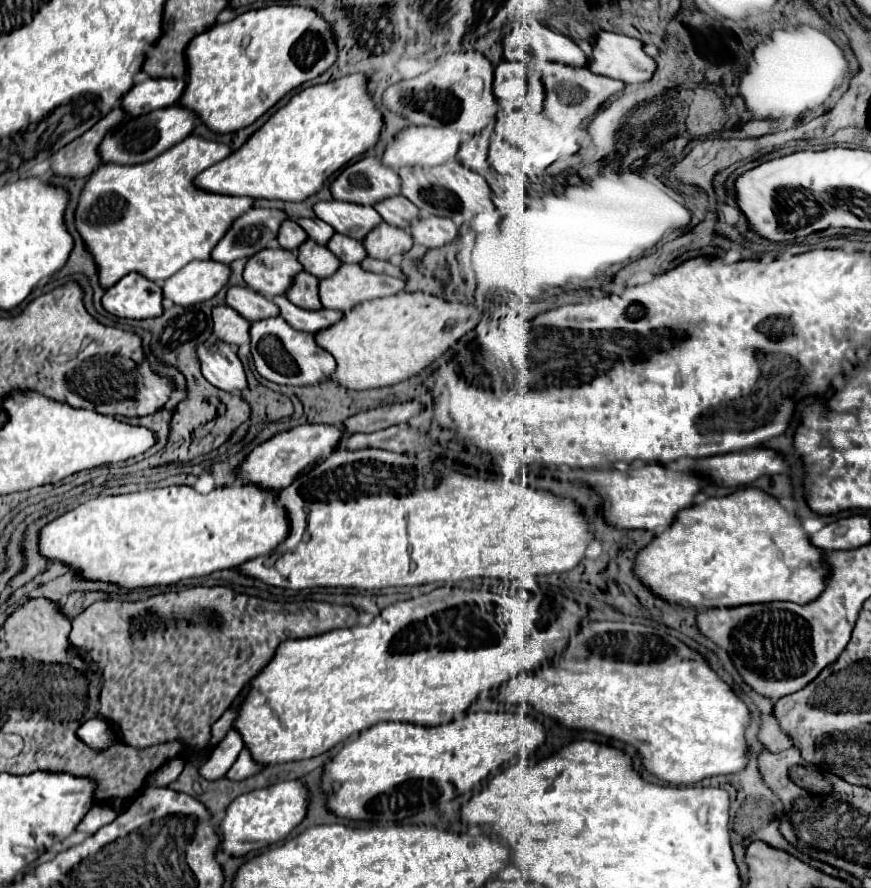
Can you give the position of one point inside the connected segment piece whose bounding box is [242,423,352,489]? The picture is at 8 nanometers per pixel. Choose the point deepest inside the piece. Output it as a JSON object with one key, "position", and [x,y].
{"position":[275,464]}

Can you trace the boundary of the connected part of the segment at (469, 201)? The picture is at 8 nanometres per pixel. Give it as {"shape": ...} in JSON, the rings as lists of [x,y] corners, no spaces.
{"shape":[[[448,161],[448,163],[432,167],[432,169],[402,167],[402,169],[398,169],[398,175],[402,179],[402,195],[406,199],[410,199],[424,213],[440,215],[440,217],[454,217],[456,213],[462,213],[462,211],[478,213],[482,209],[492,207],[492,201],[490,201],[492,191],[488,187],[486,179],[482,175],[466,169],[458,161]]]}

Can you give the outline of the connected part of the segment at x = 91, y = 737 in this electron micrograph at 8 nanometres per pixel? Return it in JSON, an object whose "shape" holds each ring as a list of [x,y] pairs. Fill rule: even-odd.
{"shape":[[[90,719],[78,729],[78,737],[92,749],[106,749],[108,741],[114,739],[108,733],[110,733],[110,727],[104,719],[102,721],[100,719]]]}

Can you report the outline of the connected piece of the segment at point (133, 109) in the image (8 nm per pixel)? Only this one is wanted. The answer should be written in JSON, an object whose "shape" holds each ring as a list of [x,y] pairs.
{"shape":[[[146,79],[136,83],[122,97],[122,107],[130,117],[138,117],[156,109],[164,109],[176,105],[186,91],[186,81],[182,79]]]}

